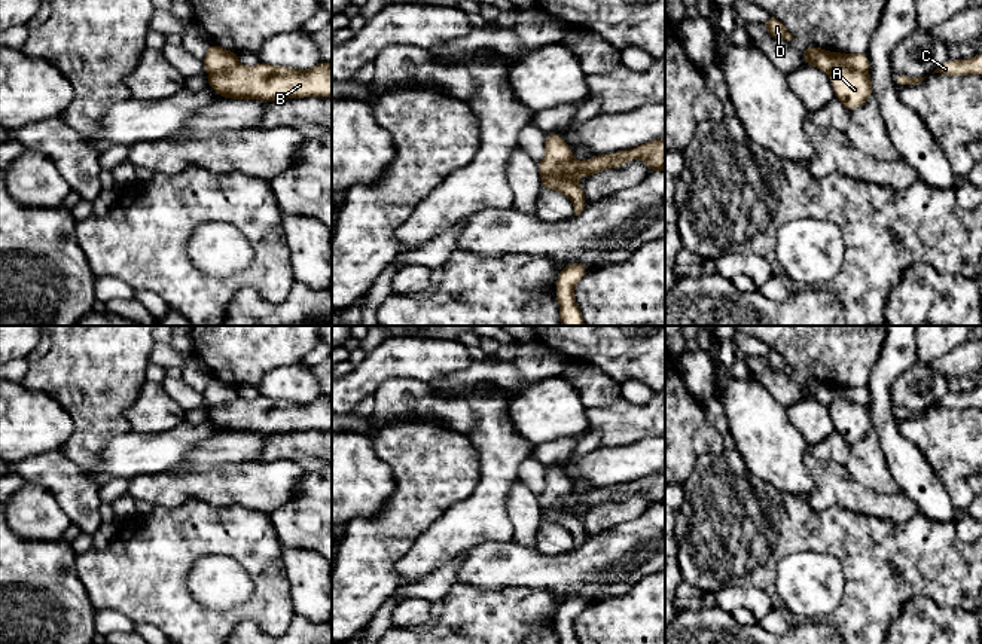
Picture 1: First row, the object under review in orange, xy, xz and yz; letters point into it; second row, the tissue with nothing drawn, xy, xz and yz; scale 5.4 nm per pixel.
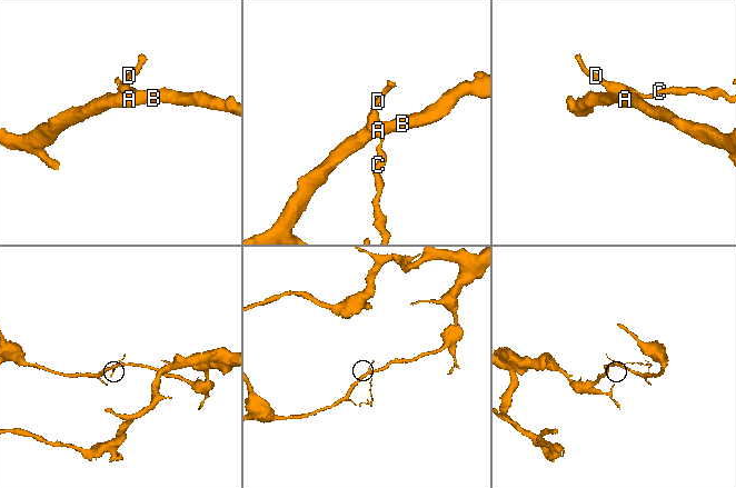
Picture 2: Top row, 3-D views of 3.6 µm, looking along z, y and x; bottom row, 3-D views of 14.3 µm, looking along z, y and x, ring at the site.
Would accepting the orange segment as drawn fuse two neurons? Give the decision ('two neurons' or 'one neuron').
two neurons

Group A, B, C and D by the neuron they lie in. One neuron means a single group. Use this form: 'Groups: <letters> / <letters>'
Groups: A B / C D

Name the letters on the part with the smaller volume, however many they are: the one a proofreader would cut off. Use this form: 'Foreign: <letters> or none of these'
Foreign: C, D

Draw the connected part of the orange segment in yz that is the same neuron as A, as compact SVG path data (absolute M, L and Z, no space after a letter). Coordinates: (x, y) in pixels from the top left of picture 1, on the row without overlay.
M838 399L829 405L835 430L850 443L863 439L873 427L870 409L859 403Z

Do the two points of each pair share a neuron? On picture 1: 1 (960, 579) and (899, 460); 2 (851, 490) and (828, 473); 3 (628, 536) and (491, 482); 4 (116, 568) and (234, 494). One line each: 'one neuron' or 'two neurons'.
1: two neurons
2: one neuron
3: two neurons
4: two neurons

